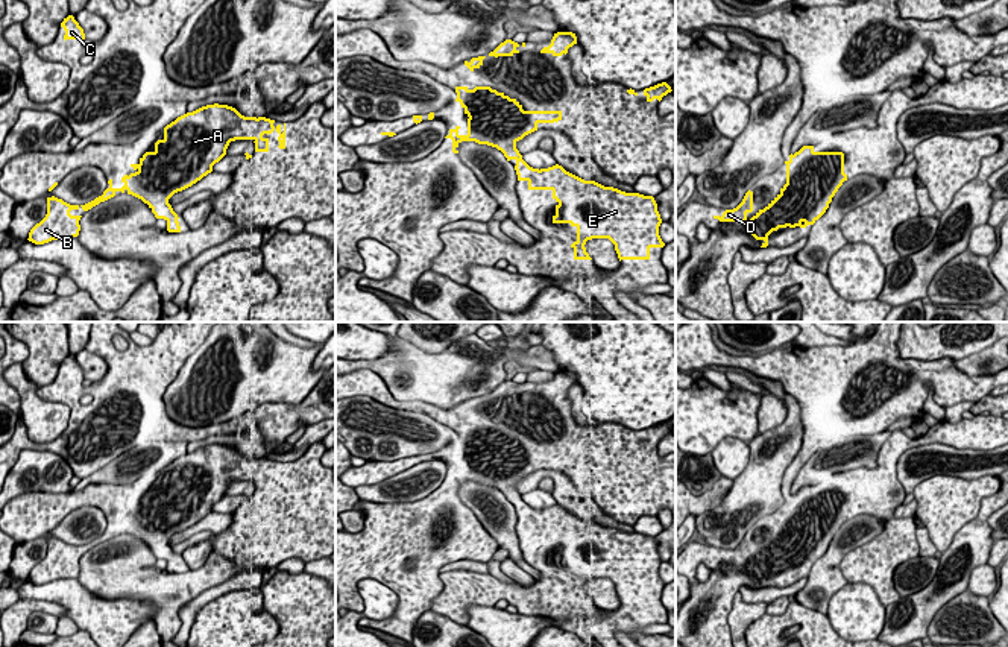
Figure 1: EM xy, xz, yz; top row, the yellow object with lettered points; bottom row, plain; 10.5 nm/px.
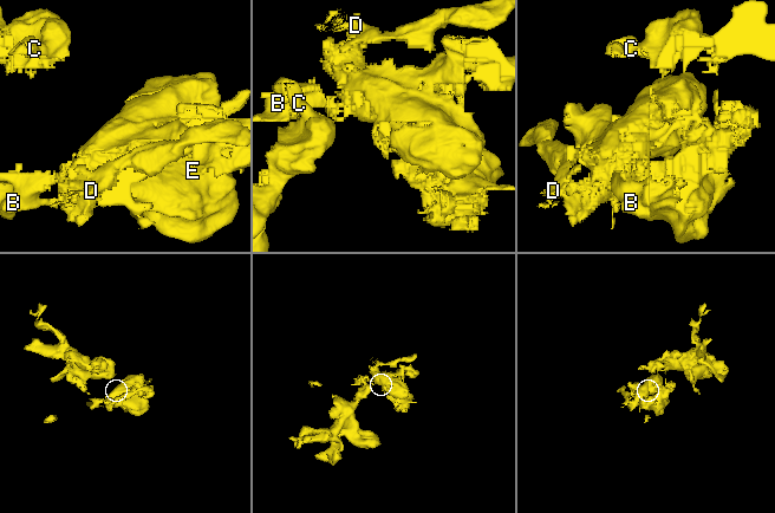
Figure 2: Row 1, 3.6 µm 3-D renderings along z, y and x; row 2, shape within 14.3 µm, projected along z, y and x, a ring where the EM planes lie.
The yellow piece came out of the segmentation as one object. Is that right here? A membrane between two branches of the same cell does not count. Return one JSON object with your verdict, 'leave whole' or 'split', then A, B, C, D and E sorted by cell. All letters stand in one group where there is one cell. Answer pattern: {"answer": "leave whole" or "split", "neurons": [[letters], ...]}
{"answer": "split", "neurons": [["A", "D"], ["B", "C", "E"]]}

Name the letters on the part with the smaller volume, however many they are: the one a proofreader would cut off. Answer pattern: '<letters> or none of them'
A, D

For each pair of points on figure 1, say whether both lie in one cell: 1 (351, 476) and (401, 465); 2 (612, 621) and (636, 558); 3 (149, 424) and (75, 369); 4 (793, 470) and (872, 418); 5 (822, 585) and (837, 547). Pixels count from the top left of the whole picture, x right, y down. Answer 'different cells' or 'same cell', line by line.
1: same cell
2: same cell
3: same cell
4: same cell
5: same cell

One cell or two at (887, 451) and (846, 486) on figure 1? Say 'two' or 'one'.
one

